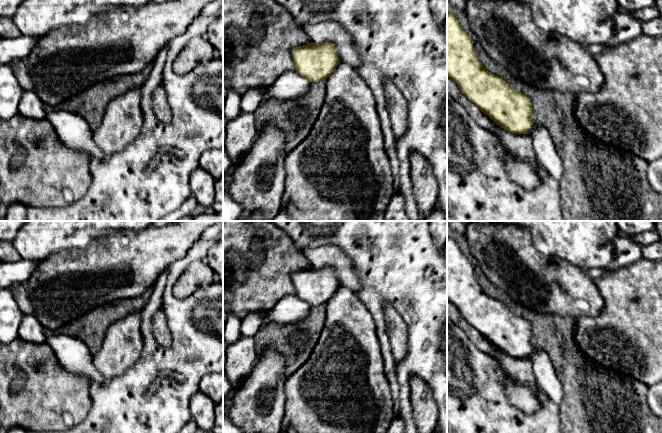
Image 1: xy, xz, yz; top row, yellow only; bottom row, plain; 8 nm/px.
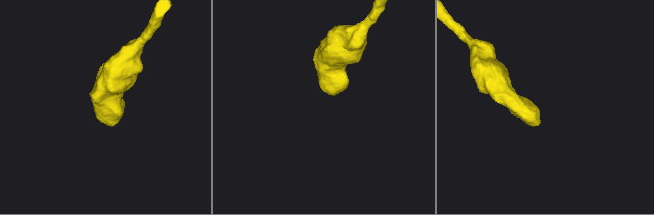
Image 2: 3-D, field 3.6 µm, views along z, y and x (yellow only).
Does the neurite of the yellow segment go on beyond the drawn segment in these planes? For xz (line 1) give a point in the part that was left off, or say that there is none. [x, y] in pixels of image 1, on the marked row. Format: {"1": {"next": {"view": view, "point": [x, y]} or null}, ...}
{"1": {"next": null}}

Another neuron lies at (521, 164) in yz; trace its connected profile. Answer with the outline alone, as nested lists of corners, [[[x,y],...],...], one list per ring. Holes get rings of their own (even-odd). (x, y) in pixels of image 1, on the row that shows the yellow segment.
[[[498,125],[494,126],[493,133],[505,151],[505,169],[509,179],[526,190],[534,190],[542,178],[530,135],[513,134]]]

